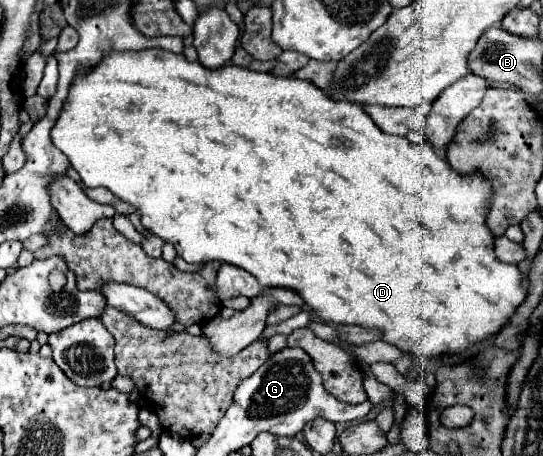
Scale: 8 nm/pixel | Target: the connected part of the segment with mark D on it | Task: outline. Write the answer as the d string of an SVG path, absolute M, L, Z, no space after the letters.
M144 49L140 53L108 53L92 73L80 73L64 109L52 129L54 145L70 159L86 187L106 187L122 201L140 209L142 225L172 243L188 263L220 261L236 265L258 279L262 287L282 287L298 293L304 303L326 323L358 325L376 329L378 339L410 353L416 359L436 359L456 355L470 345L500 333L512 319L518 305L526 299L522 285L524 273L518 265L508 265L494 255L494 235L486 225L490 197L494 193L488 179L480 173L458 173L428 143L410 143L406 137L388 135L356 103L334 103L310 81L292 77L270 77L270 73L248 71L236 65L204 69L198 61L188 63L184 55L164 49Z

